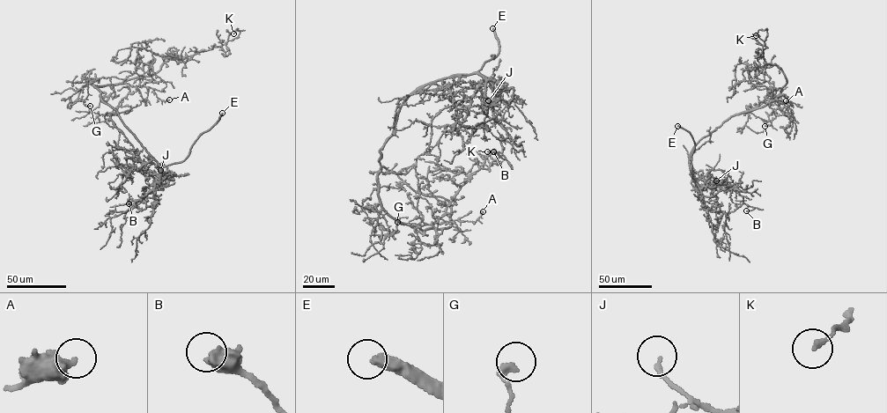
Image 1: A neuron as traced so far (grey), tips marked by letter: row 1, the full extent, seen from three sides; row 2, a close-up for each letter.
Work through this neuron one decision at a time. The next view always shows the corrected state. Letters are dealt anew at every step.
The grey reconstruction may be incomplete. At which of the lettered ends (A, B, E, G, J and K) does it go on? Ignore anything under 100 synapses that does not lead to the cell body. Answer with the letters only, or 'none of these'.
E

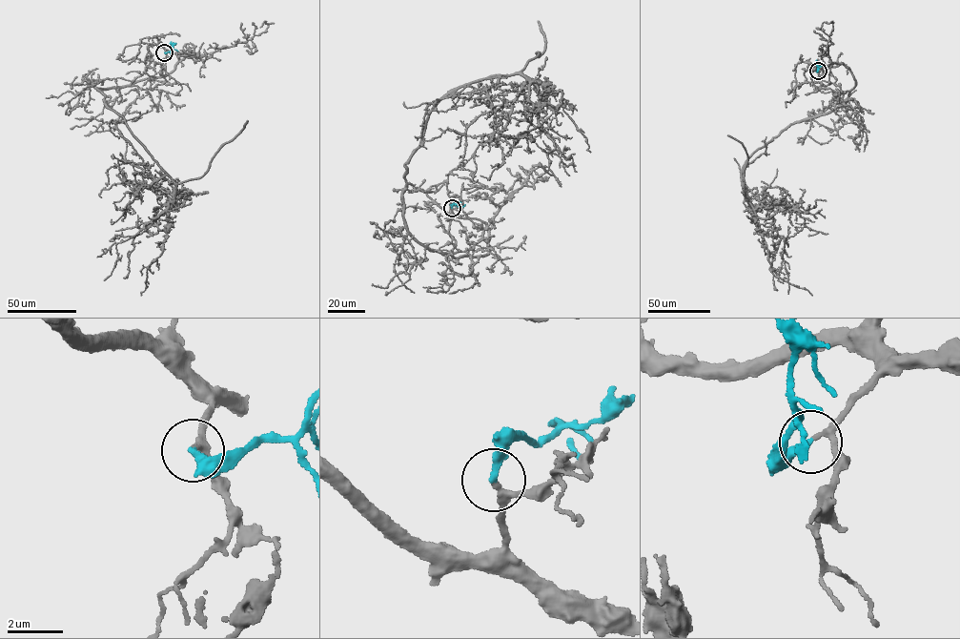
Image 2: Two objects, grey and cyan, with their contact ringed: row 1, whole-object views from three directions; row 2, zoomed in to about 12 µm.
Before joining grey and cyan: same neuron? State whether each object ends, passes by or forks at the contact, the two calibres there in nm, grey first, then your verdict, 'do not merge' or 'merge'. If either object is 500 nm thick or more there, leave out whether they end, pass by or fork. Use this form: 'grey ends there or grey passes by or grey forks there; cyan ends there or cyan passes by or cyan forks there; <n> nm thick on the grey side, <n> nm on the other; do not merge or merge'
grey passes by; cyan ends there; 160 nm thick on the grey side, 240 nm on the other; merge

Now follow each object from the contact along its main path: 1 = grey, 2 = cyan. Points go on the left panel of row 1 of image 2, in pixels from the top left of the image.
1: (164, 52), (187, 54), (166, 75), (97, 89), (174, 191), (145, 229), (117, 243), (115, 267), (104, 280)
2: (164, 52), (169, 51), (176, 43)

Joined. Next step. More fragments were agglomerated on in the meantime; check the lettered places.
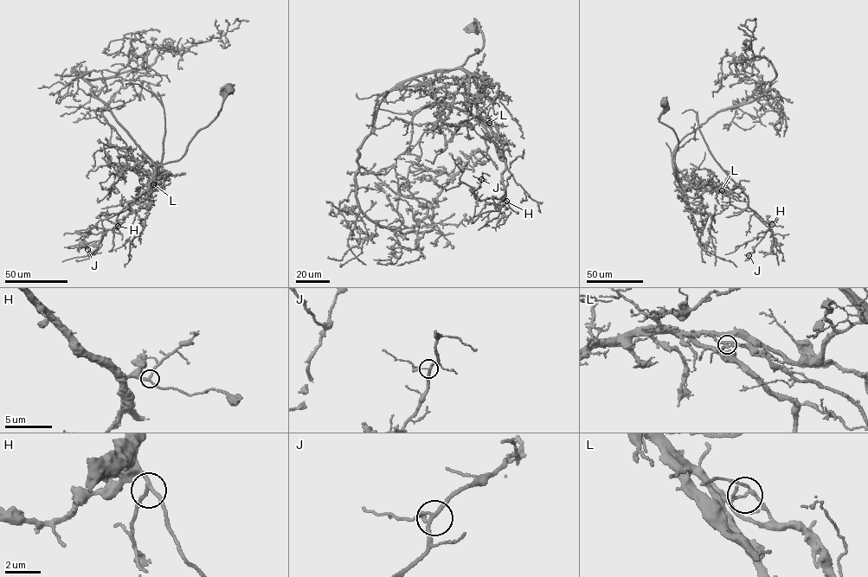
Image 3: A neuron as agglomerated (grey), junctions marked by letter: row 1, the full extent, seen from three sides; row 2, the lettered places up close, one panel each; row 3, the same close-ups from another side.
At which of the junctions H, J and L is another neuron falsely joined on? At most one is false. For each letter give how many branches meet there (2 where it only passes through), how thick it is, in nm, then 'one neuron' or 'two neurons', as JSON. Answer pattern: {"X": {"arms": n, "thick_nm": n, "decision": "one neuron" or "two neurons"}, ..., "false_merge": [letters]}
{"H": {"arms": 3, "thick_nm": 180, "decision": "one neuron"}, "J": {"arms": 3, "thick_nm": 170, "decision": "one neuron"}, "L": {"arms": 4, "thick_nm": 150, "decision": "two neurons"}, "false_merge": ["L"]}

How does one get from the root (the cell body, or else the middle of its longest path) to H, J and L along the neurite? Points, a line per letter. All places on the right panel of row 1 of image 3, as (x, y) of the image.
H: (664, 103), (659, 120), (676, 133), (674, 169), (686, 195), (696, 197), (716, 189), (747, 201), (772, 224)
J: (664, 103), (659, 120), (676, 133), (674, 169), (686, 195), (716, 189), (747, 201), (767, 221), (749, 255)
L: (664, 103), (659, 120), (676, 133), (678, 143), (674, 169), (684, 192), (696, 197), (706, 189), (722, 189)

